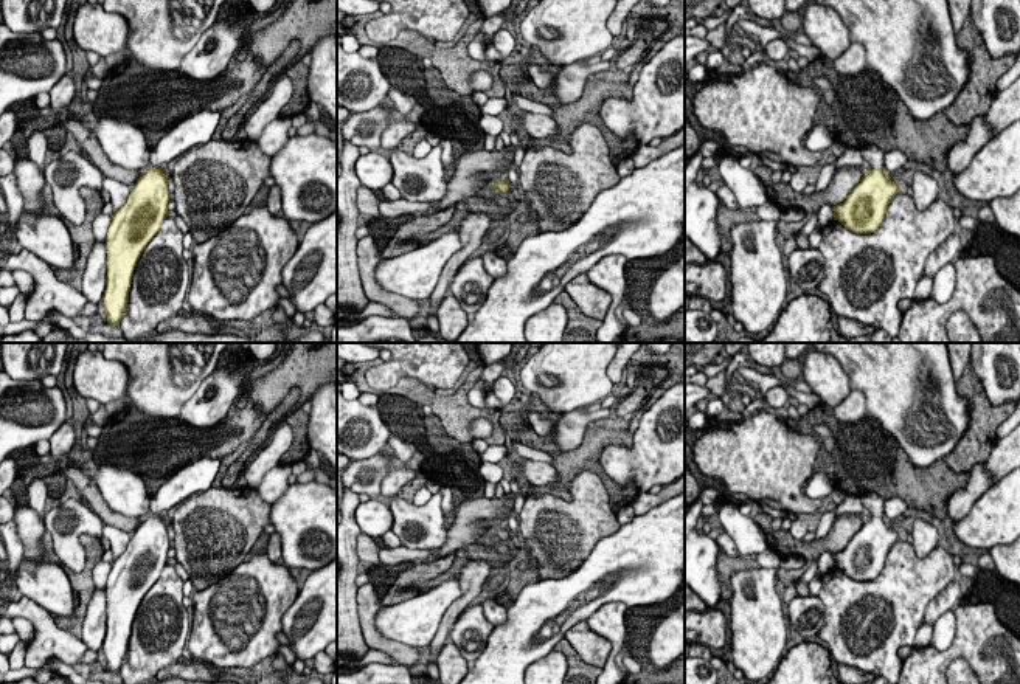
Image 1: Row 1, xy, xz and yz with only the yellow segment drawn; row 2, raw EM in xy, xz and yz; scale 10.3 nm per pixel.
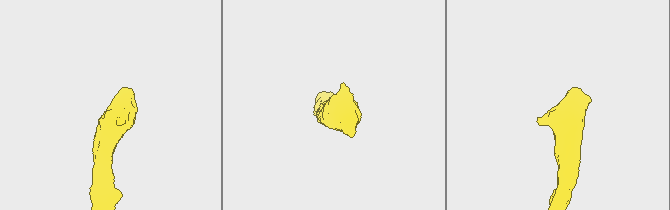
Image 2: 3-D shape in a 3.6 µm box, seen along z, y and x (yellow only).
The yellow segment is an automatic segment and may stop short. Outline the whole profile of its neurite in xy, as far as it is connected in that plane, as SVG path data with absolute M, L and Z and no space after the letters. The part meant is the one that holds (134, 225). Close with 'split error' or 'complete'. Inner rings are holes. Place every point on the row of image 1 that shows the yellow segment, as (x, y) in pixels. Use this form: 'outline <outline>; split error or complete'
outline M202 110L185 118L169 133L166 133L151 150L152 168L141 174L141 177L132 186L126 203L112 216L106 237L106 290L101 299L110 326L120 326L129 302L129 292L137 262L146 245L160 231L163 220L168 217L168 202L171 194L168 191L168 175L163 174L160 166L168 164L171 160L183 155L191 147L206 144L210 140L213 140L219 119L220 112Z; split error

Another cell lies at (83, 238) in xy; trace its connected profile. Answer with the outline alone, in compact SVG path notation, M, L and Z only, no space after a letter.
M82 186L79 189L79 194L85 202L85 220L82 225L73 225L71 222L65 222L73 242L75 271L84 270L87 265L87 257L96 242L92 223L96 216L102 214L104 206L99 189Z

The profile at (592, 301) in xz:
M581 273L571 279L564 290L584 315L601 321L605 318L612 304L612 296L605 290L593 285L587 273Z

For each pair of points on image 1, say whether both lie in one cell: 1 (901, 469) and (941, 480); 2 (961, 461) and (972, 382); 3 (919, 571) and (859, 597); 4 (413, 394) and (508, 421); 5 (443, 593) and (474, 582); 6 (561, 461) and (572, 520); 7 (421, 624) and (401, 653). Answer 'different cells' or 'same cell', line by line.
1: same cell
2: same cell
3: same cell
4: different cells
5: different cells
6: different cells
7: different cells

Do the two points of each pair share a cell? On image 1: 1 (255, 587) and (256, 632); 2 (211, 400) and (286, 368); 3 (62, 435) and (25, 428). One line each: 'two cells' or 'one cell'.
1: one cell
2: two cells
3: two cells

